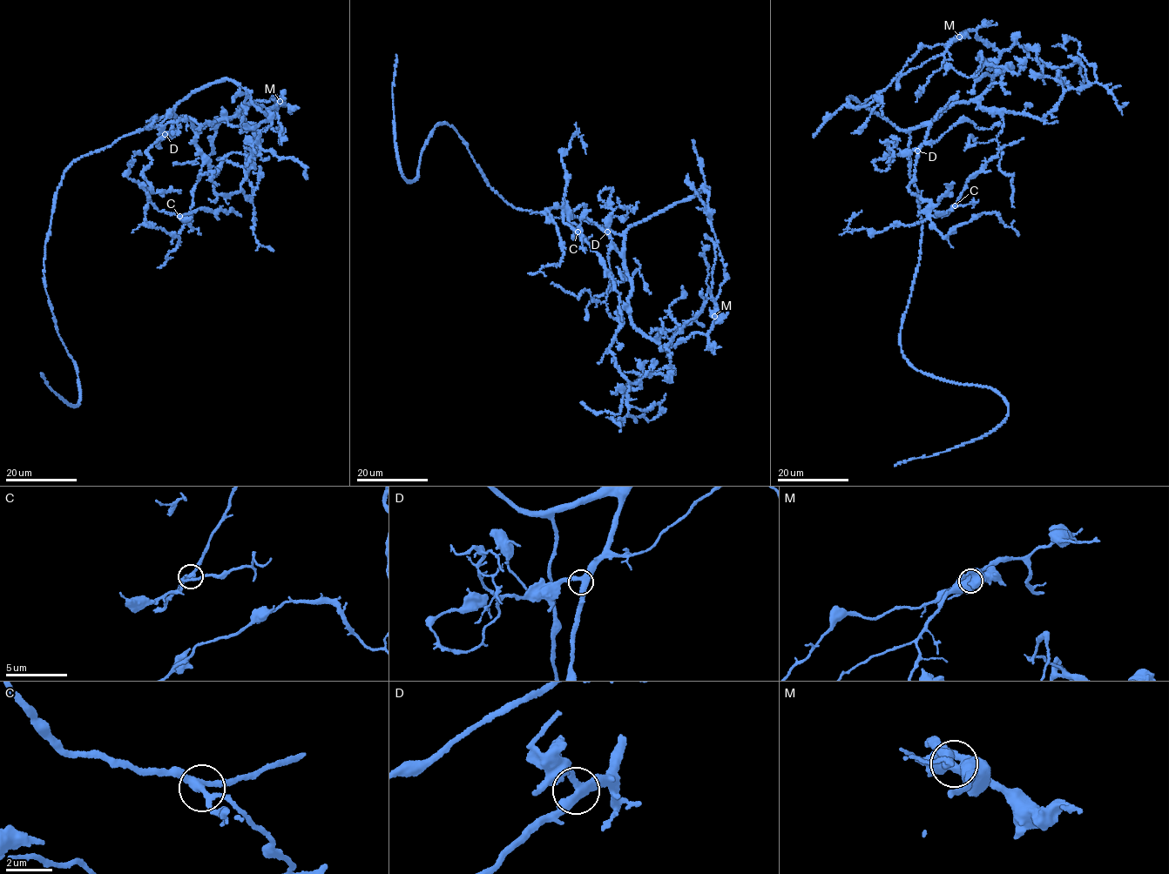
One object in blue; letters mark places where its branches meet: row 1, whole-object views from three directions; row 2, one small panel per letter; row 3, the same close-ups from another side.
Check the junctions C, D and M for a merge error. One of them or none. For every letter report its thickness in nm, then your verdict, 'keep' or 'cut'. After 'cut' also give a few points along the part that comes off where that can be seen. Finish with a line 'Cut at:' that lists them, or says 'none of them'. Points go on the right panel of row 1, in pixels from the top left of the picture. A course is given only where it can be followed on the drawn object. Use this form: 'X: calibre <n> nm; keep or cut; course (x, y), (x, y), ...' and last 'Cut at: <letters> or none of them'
C: calibre 280 nm; keep
D: calibre 360 nm; keep
M: calibre 460 nm; keep
Cut at: none of them

